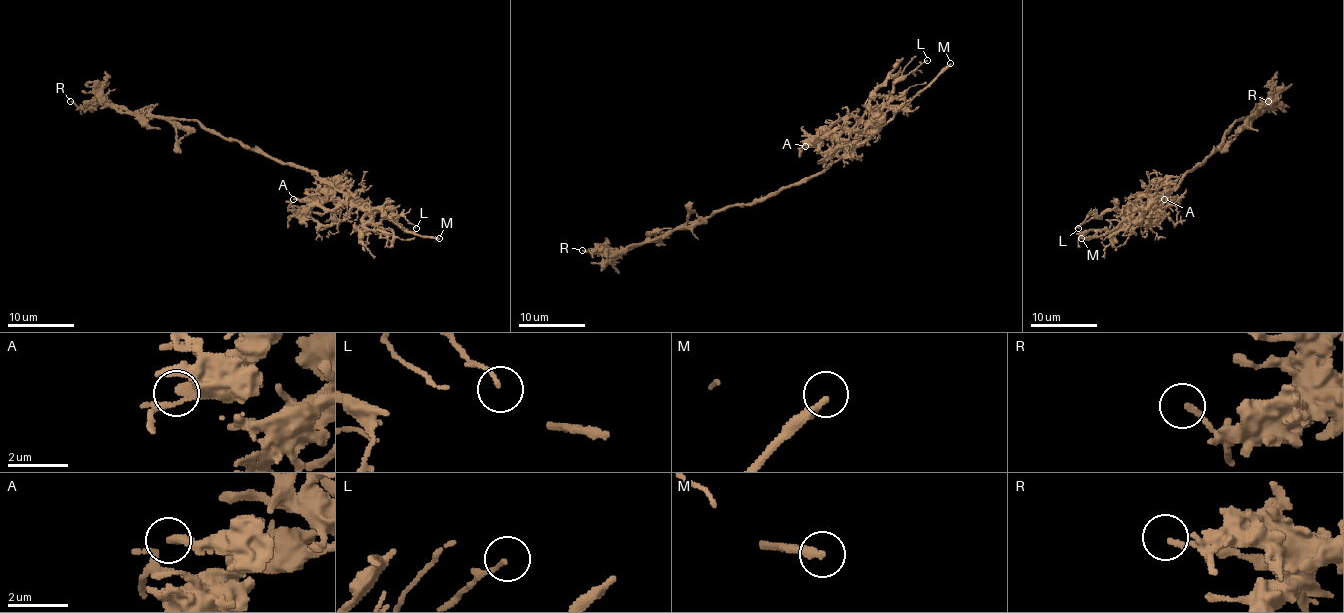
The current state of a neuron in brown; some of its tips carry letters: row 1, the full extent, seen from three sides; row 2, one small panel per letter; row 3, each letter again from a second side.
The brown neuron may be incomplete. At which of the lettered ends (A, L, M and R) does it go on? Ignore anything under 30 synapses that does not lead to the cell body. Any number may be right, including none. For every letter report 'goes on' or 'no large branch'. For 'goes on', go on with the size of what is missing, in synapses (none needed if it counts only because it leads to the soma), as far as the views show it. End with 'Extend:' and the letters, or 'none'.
A: no large branch
L: no large branch
M: goes on
R: no large branch
Extend: M

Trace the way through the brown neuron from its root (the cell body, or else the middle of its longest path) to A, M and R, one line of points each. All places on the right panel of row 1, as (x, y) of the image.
A: (1207, 156), (1169, 187), (1161, 214), (1147, 225), (1156, 217), (1151, 207), (1164, 199)
M: (1207, 156), (1144, 210), (1136, 209), (1114, 228), (1101, 235), (1081, 238)
R: (1207, 156), (1238, 119), (1255, 116), (1268, 103), (1270, 106), (1268, 101)

